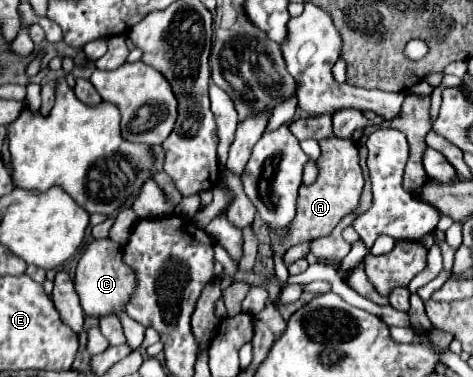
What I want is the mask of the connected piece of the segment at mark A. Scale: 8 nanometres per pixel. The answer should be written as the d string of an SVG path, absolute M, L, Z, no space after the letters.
M326 138L320 140L320 156L316 160L318 164L318 178L310 186L300 186L298 190L298 210L296 218L292 220L292 230L288 234L288 240L284 244L278 242L276 234L272 236L272 250L276 254L284 254L290 246L300 244L304 240L316 240L322 236L328 236L334 226L348 214L352 214L360 204L360 194L364 186L364 176L358 164L358 148L354 142L344 142L340 138Z

